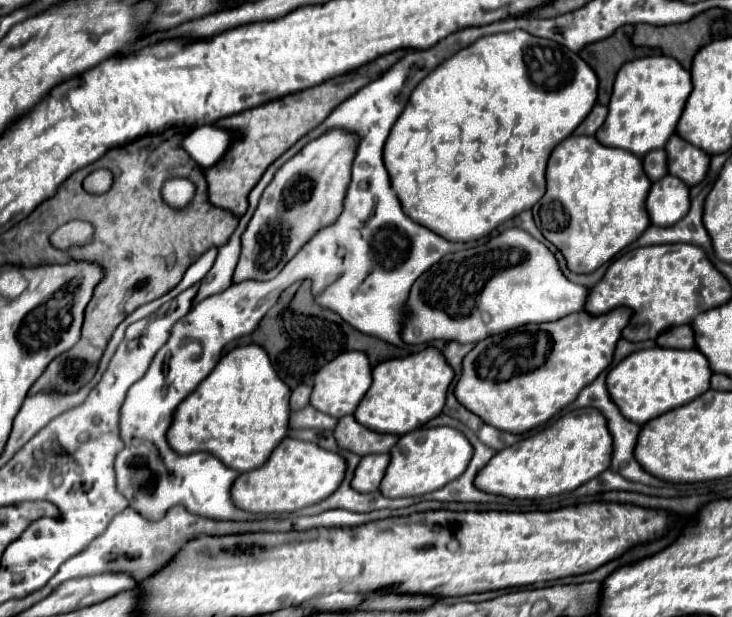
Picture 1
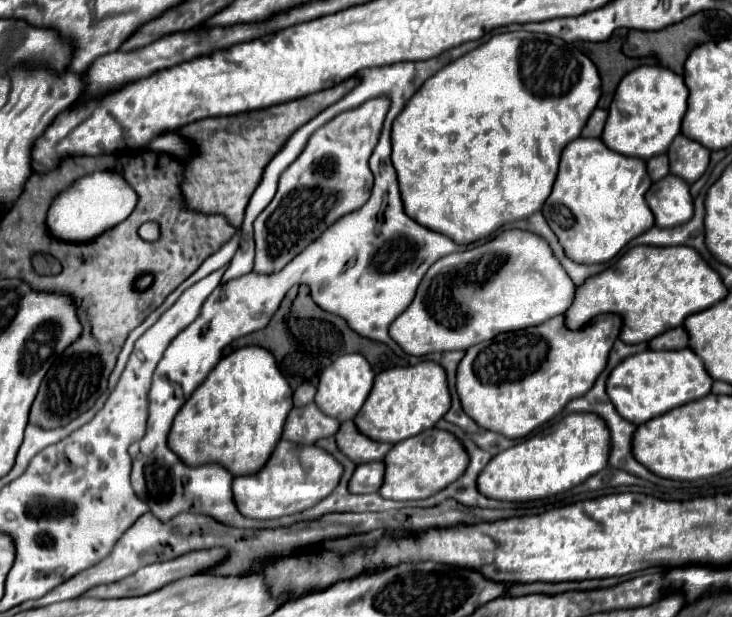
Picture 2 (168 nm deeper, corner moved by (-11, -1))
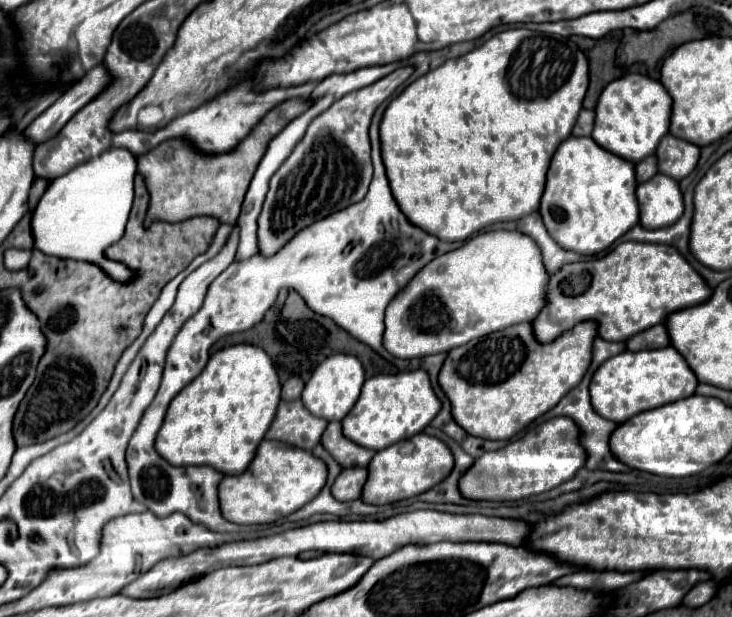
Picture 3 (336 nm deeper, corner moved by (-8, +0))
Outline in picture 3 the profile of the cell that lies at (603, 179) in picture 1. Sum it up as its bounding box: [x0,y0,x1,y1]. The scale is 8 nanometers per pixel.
[540,137,638,255]

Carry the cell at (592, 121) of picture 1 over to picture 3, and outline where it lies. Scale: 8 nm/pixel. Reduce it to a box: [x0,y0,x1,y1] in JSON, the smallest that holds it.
[572,109,594,137]

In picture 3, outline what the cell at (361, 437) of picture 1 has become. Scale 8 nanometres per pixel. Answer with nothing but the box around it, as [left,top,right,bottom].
[322,421,374,467]

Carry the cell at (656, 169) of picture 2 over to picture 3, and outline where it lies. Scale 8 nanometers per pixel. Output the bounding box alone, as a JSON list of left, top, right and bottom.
[634,155,658,183]

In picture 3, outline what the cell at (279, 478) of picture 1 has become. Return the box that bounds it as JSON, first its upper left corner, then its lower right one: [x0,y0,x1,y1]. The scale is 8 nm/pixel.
[218,441,328,525]

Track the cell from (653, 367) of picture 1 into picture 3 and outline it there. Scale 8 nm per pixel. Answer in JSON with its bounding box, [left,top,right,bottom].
[590,345,698,423]

